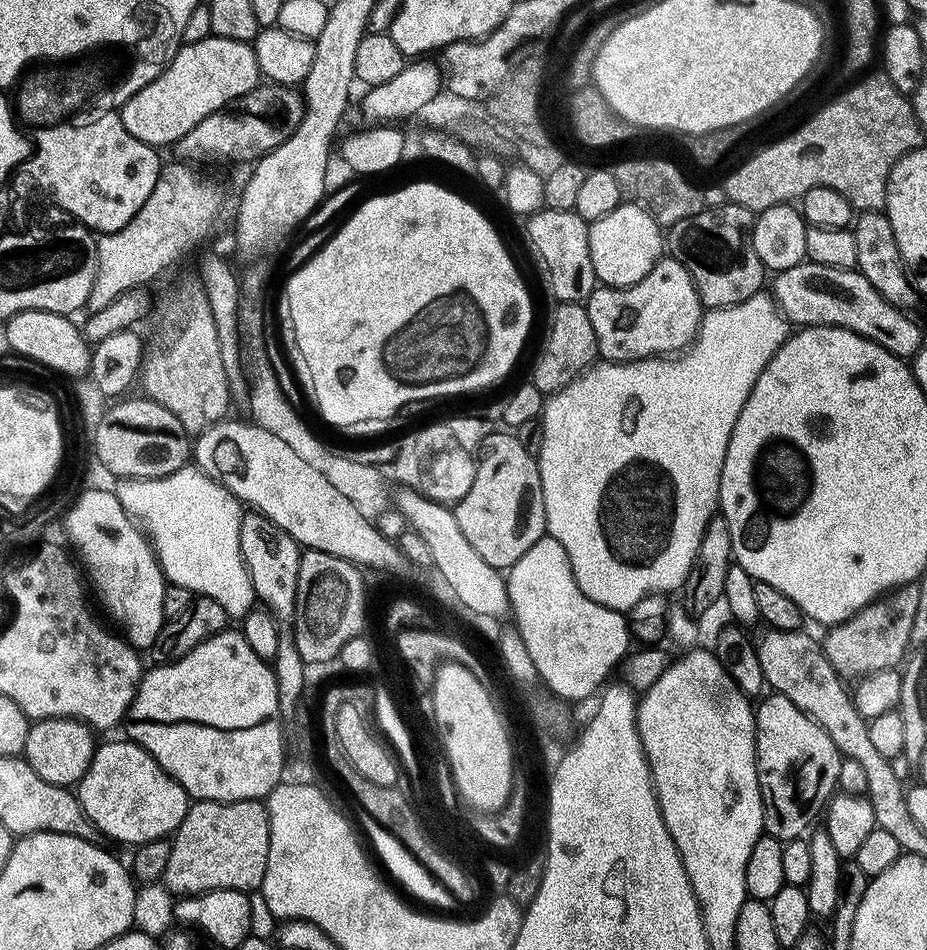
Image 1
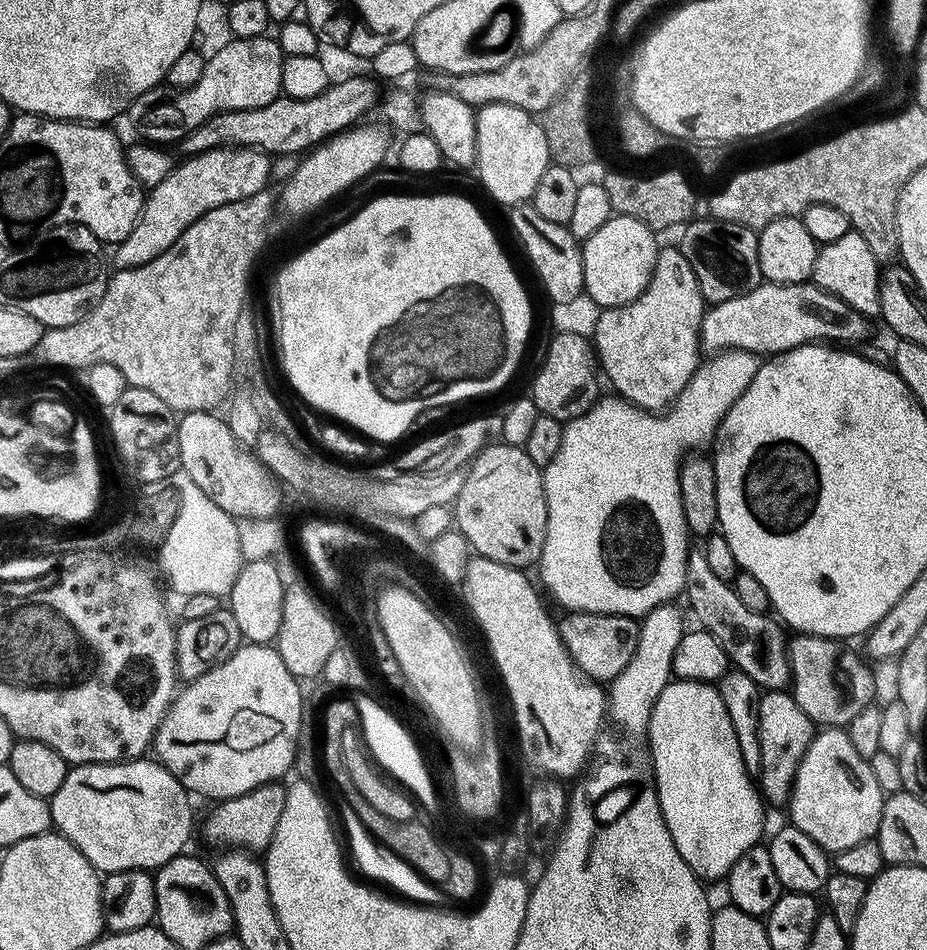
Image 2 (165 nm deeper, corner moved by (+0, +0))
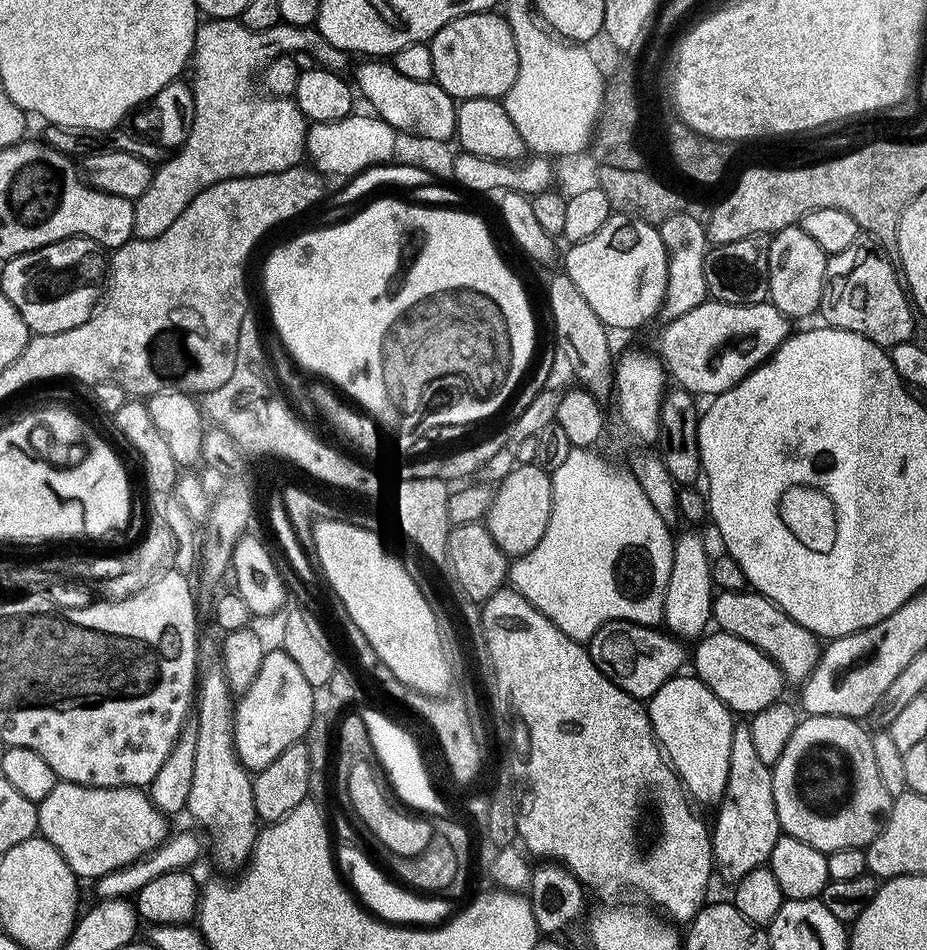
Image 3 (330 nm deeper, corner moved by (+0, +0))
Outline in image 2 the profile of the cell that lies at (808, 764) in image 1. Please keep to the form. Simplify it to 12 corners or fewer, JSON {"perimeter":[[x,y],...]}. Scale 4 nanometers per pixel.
{"perimeter":[[791,691],[758,706],[758,788],[787,805],[814,723]]}

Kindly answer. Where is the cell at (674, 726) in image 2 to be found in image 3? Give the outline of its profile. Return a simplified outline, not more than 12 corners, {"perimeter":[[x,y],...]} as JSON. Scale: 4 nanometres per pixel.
{"perimeter":[[695,675],[652,695],[652,731],[687,795],[723,799],[734,716]]}

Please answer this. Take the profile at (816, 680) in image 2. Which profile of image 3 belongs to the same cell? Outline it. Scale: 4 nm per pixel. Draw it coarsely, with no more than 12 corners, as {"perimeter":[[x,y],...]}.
{"perimeter":[[755,590],[712,601],[719,631],[771,658],[787,685],[820,661],[816,633]]}

